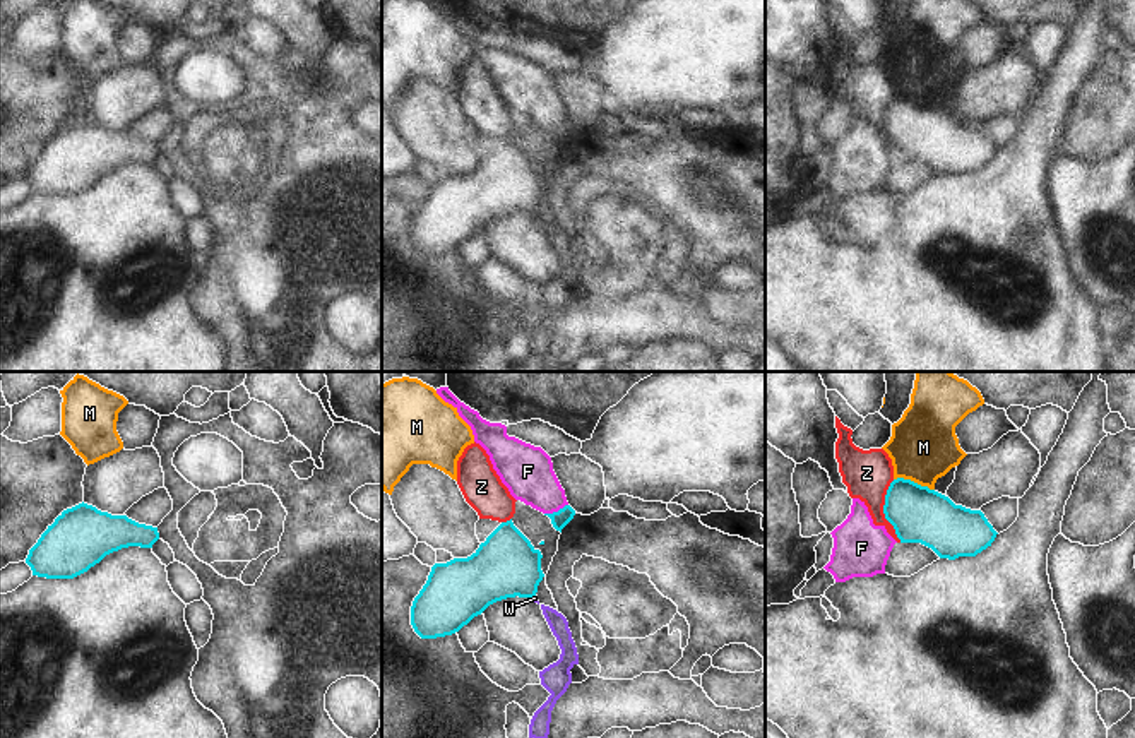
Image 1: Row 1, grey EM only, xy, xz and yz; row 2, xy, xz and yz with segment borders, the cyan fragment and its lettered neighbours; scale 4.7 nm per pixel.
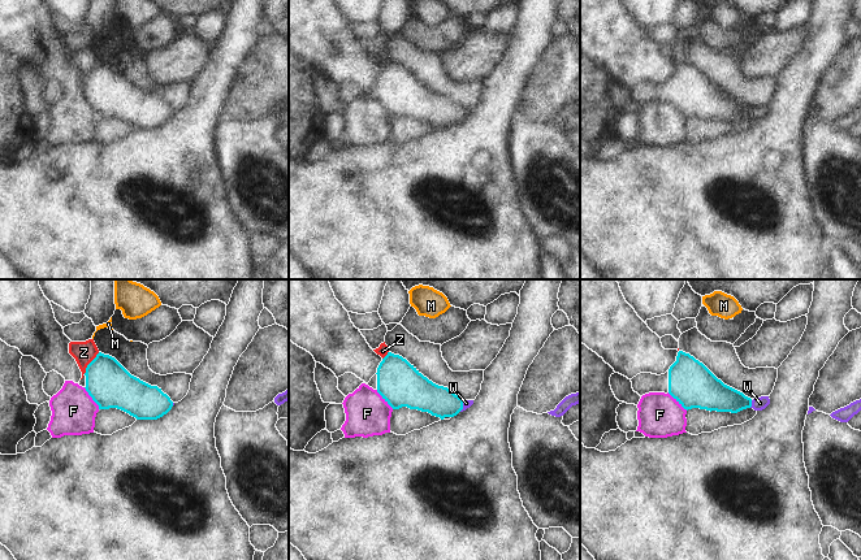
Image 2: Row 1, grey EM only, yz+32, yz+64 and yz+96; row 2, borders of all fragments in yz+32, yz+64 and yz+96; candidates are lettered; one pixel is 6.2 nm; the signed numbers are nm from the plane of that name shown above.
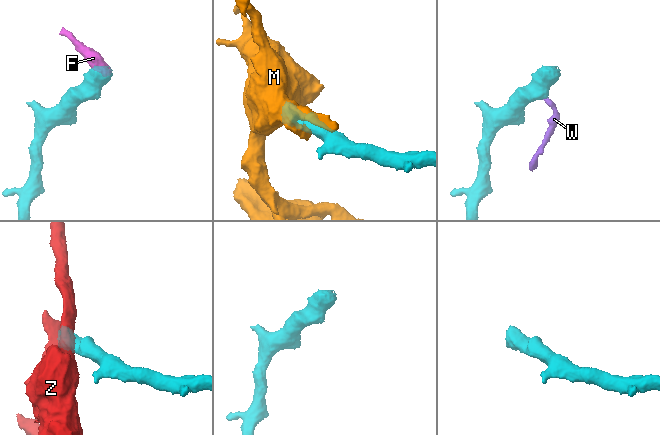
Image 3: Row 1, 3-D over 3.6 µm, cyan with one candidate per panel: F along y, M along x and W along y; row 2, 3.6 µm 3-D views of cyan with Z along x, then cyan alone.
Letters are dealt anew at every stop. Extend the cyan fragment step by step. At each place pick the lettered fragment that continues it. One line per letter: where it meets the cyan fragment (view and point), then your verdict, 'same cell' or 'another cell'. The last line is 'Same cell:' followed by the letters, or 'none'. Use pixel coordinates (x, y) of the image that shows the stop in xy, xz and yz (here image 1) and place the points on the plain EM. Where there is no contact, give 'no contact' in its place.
F: xz (555, 129) | another cell
M: yz (913, 98) | another cell
W: xz (533, 213) | same cell
Z: yz (884, 127) | another cell
Same cell: W

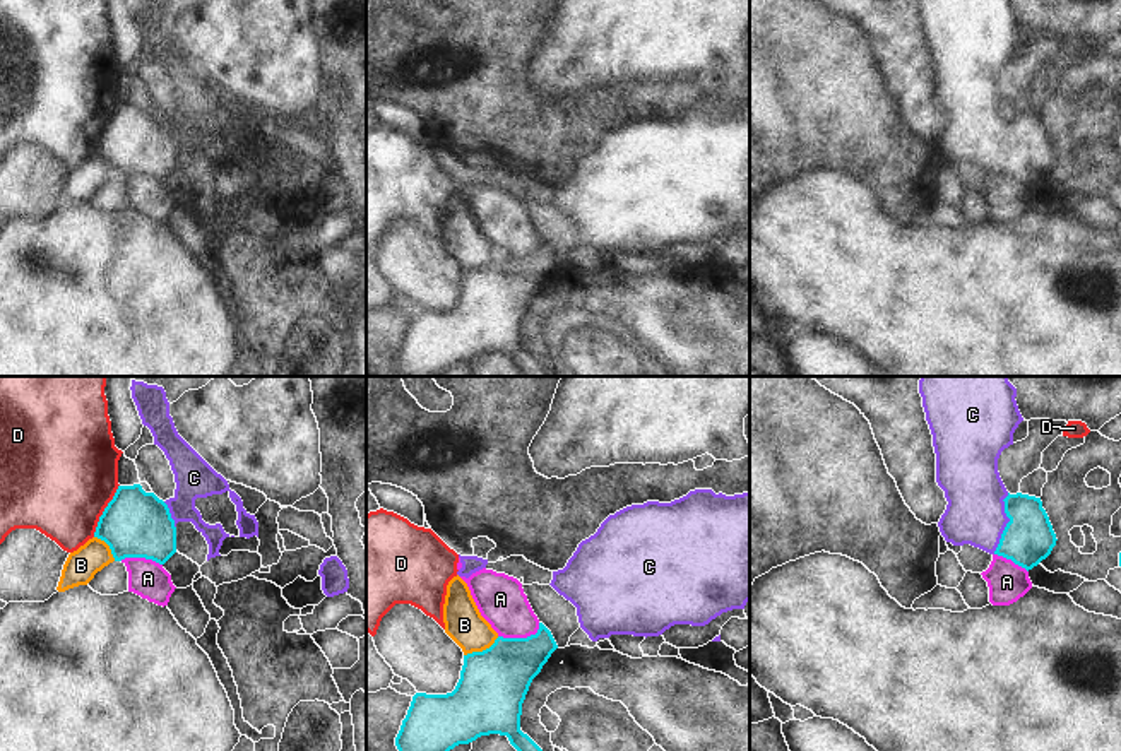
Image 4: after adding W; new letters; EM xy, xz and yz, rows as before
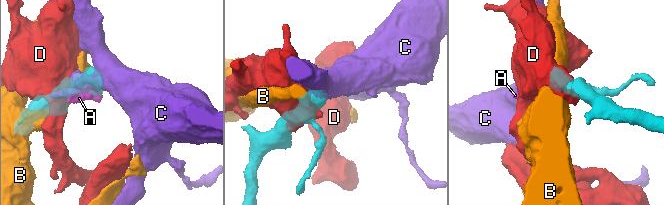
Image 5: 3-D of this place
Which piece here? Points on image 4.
A: xz (521, 255) | another cell
B: xz (483, 267) | another cell
C: yz (1007, 141) | same cell
D: xy (105, 127) | another cell
Same cell: C

